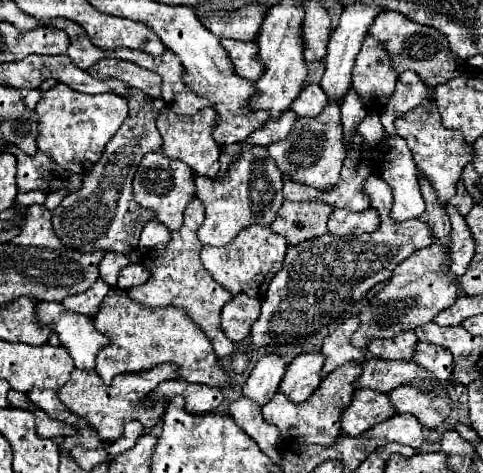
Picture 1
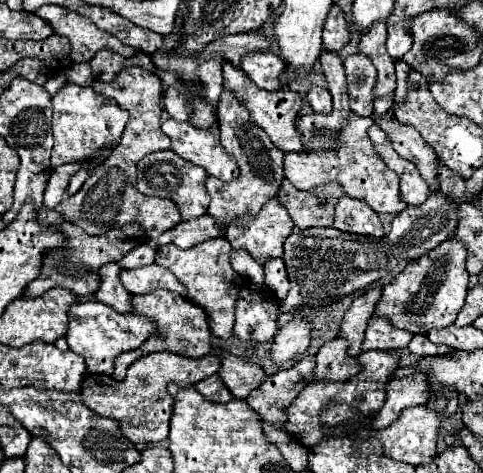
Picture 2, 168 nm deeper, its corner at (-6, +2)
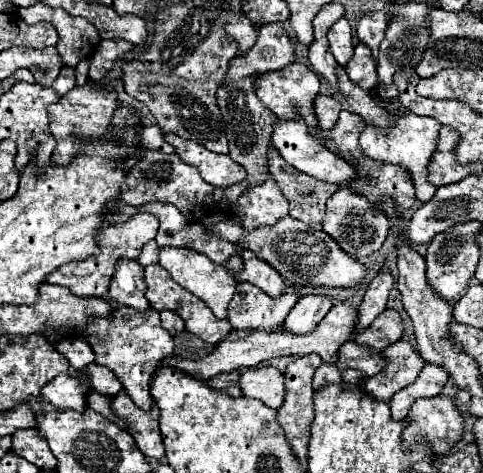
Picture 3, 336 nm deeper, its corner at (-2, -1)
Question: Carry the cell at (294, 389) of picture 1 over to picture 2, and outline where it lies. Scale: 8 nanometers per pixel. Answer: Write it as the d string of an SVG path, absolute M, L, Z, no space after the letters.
M334 338L326 342L316 354L316 368L312 380L318 382L346 382L360 368L356 358L346 354L348 342L342 338Z

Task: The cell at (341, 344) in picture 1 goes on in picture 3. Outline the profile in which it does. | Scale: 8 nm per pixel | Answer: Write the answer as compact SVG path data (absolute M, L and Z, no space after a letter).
M380 271L370 283L364 301L358 305L358 327L356 331L364 331L384 309L388 301L388 293L394 285L394 277L388 271Z

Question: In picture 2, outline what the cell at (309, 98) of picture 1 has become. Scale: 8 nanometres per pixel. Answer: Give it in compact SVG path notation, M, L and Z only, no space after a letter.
M312 86L308 92L306 92L306 102L310 104L310 108L314 112L320 112L320 114L328 114L332 110L332 98L330 98L330 92L322 86Z

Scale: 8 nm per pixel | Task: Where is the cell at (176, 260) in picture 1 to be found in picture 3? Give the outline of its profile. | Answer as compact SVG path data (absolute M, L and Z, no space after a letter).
M174 247L160 249L160 265L172 275L176 283L180 283L184 289L194 293L196 297L200 297L218 319L226 317L226 307L236 293L236 281L224 267L212 263L206 255L200 255L192 249L174 249Z

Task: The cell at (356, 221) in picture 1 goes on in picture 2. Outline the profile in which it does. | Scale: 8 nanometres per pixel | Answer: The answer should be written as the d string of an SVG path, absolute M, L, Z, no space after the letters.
M342 196L336 204L334 228L342 230L342 232L376 236L376 238L380 238L384 234L384 228L382 228L378 214L366 202L354 200L348 196Z

